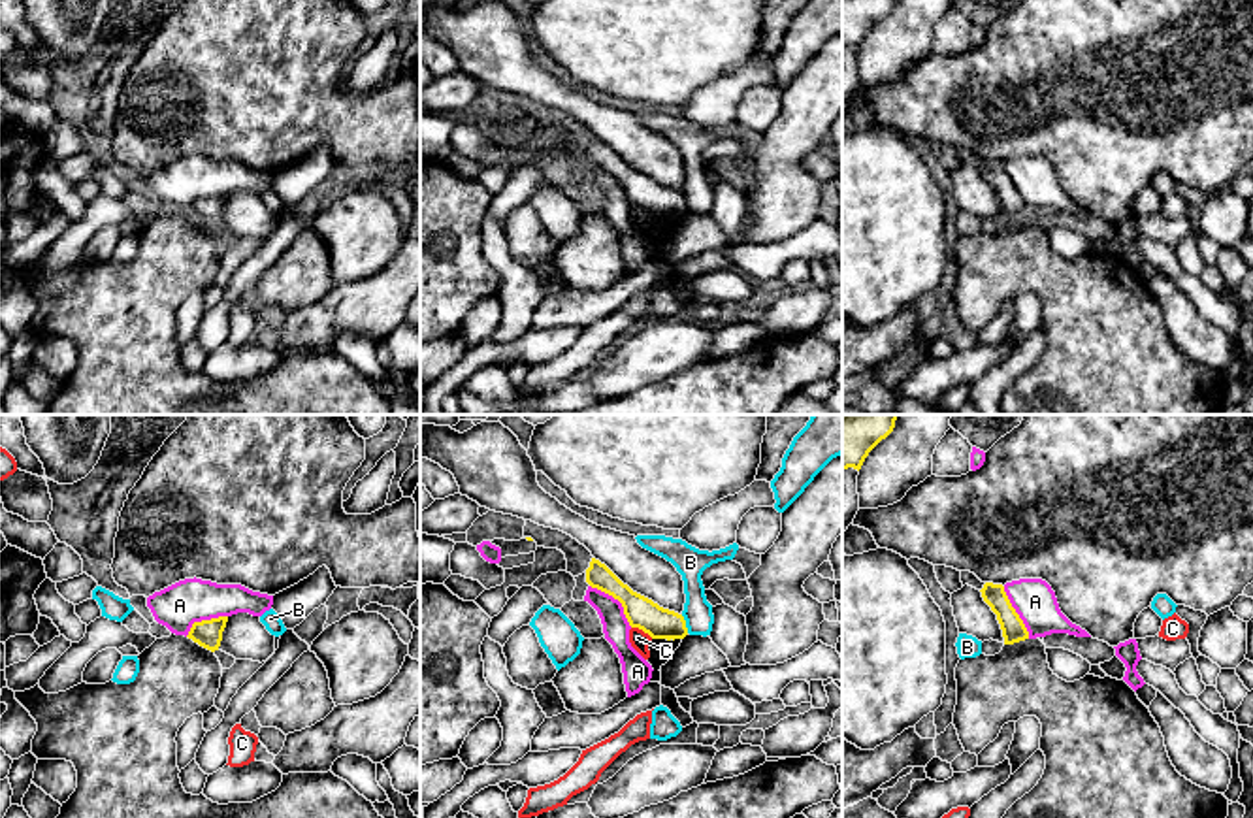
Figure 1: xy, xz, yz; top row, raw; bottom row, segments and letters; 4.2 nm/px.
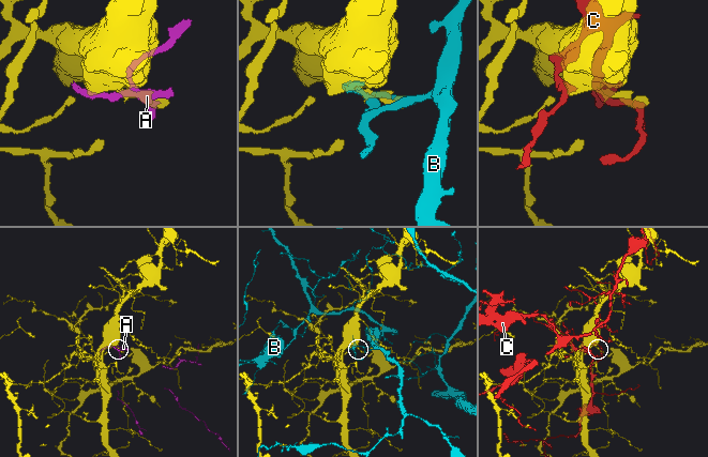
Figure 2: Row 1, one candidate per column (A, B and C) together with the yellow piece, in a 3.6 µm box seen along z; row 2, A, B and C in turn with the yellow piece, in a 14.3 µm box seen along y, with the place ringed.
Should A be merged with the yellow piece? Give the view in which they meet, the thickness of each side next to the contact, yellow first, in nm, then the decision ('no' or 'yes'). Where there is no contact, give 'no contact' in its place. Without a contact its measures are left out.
contact in xz; calibres 140 and 110 nm; yes

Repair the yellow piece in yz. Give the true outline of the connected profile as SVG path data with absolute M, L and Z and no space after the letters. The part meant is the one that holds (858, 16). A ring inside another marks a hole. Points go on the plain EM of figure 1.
M842 0L842 47L861 47L869 30L886 17L895 0Z

